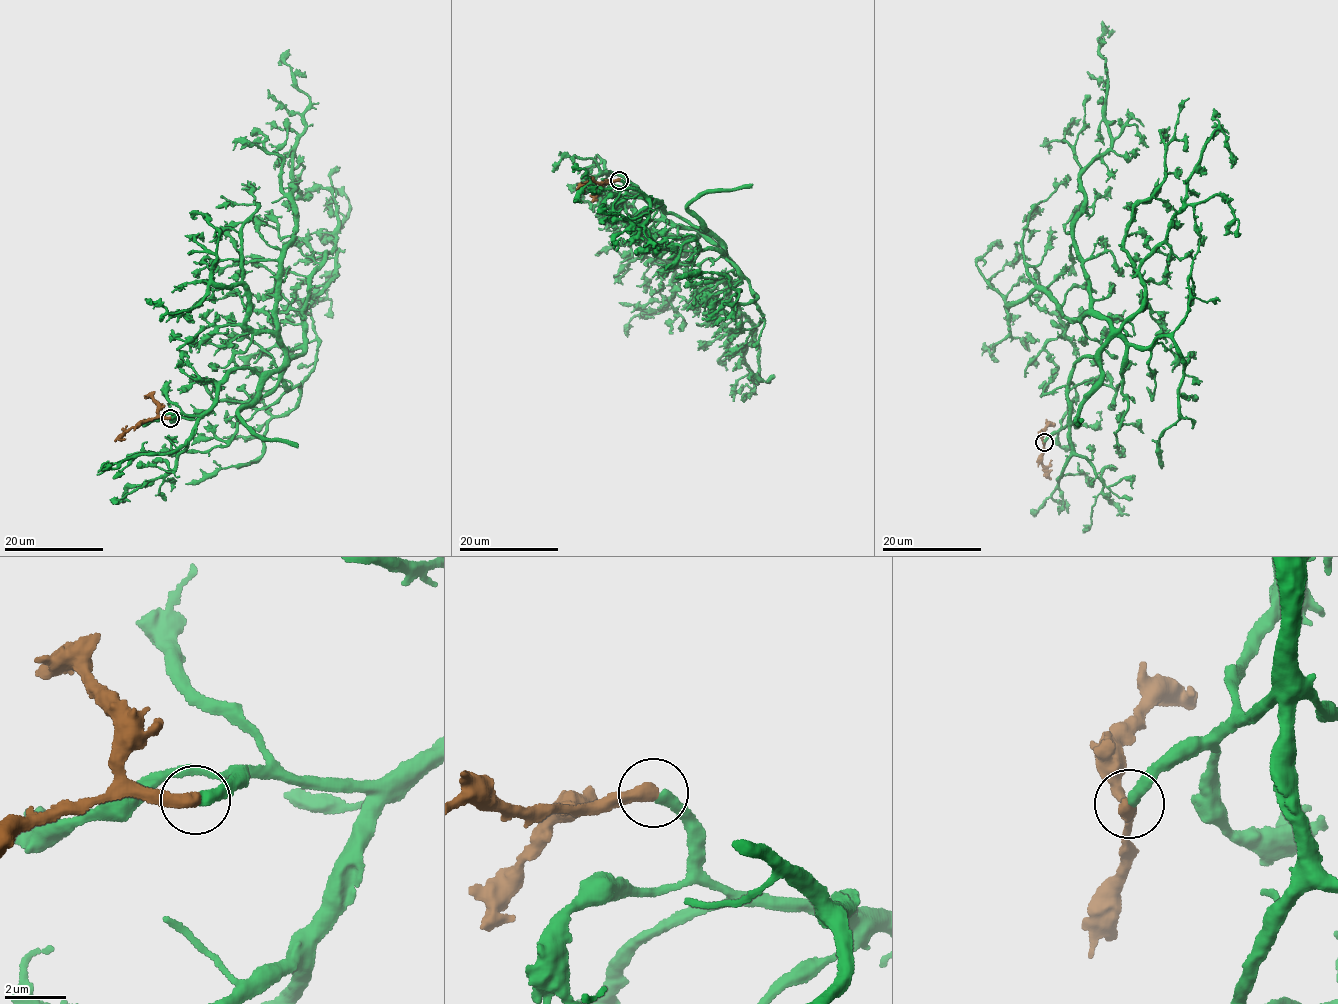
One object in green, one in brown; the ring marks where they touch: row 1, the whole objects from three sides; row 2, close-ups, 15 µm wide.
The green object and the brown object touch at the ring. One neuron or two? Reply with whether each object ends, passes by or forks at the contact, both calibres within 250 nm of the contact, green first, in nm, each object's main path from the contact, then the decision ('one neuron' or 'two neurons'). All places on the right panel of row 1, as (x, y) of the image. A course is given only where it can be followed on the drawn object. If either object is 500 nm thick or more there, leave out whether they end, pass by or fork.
green ends; brown ends; calibres 360 and 460 nm; course green (1044, 441), (1068, 423), (1073, 366), (1109, 336), (1073, 228), (1081, 174), (1110, 146), (1098, 38), (1115, 30); course brown (1044, 441), (1041, 462), (1051, 479); one neuron

